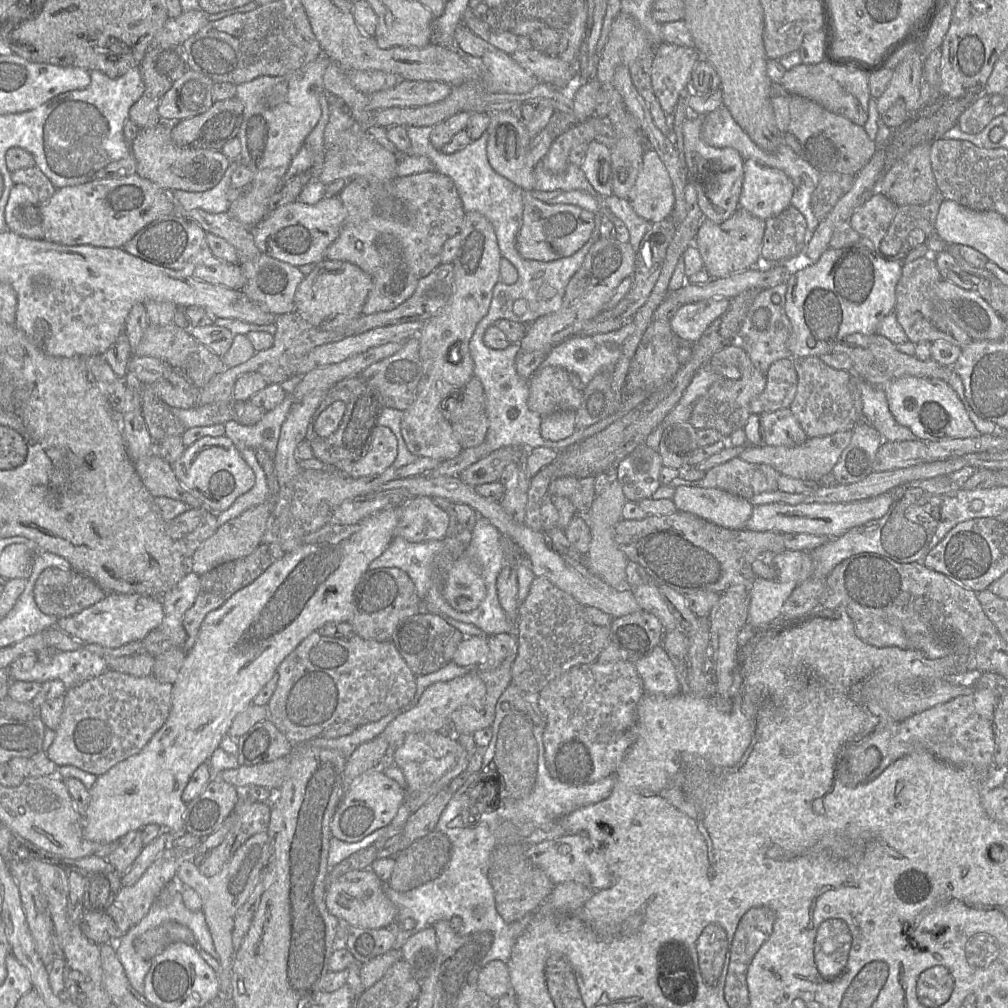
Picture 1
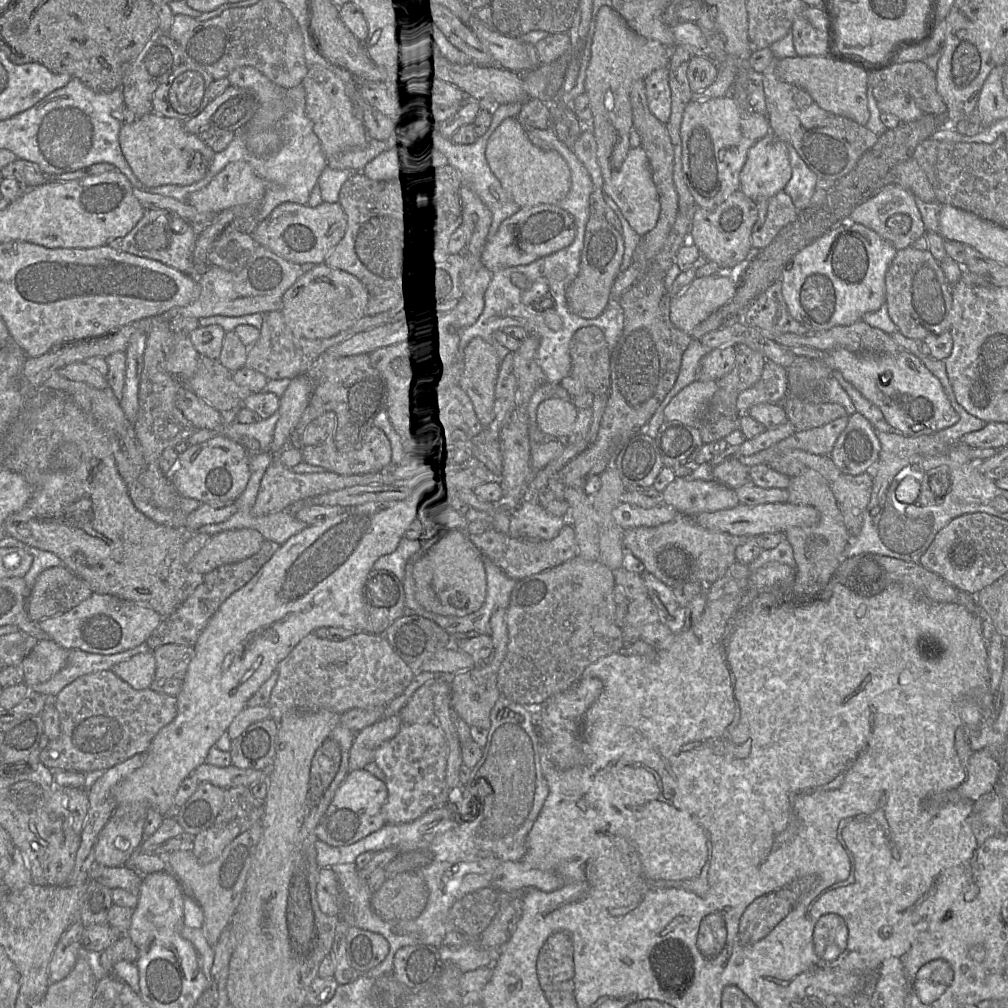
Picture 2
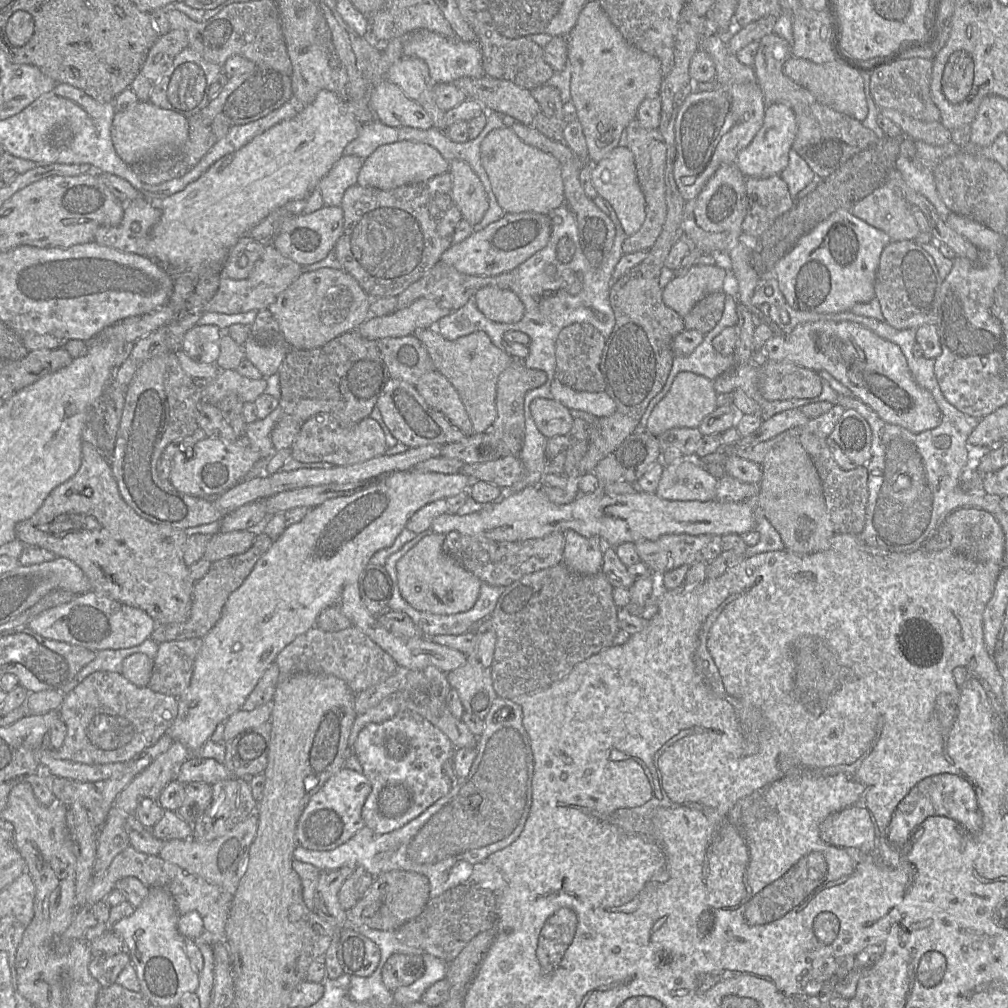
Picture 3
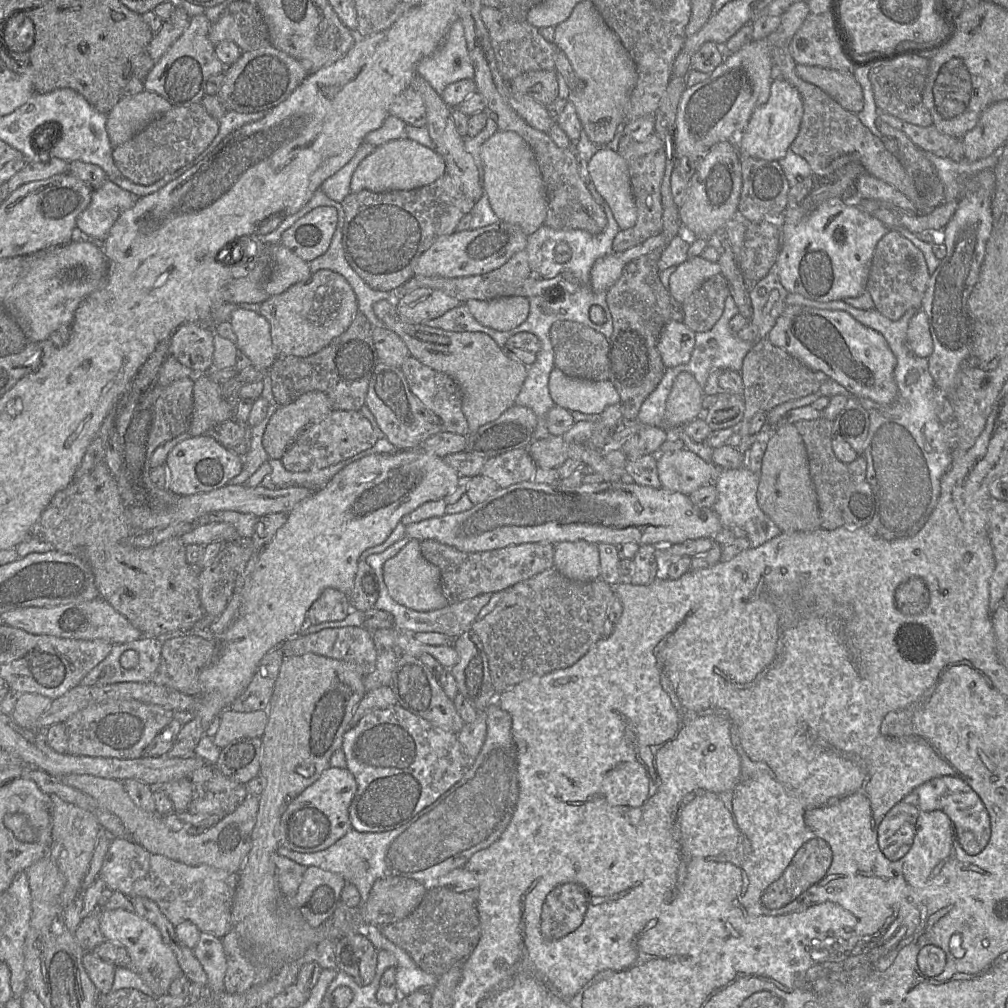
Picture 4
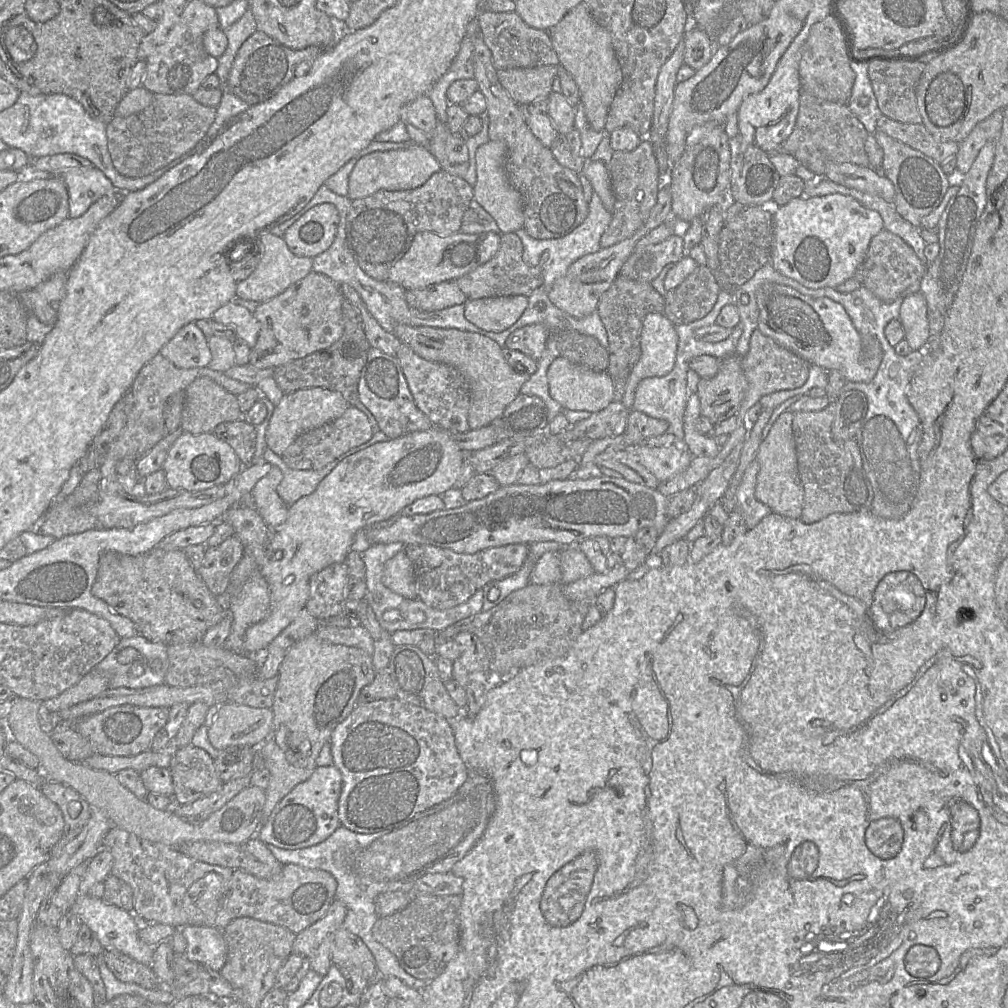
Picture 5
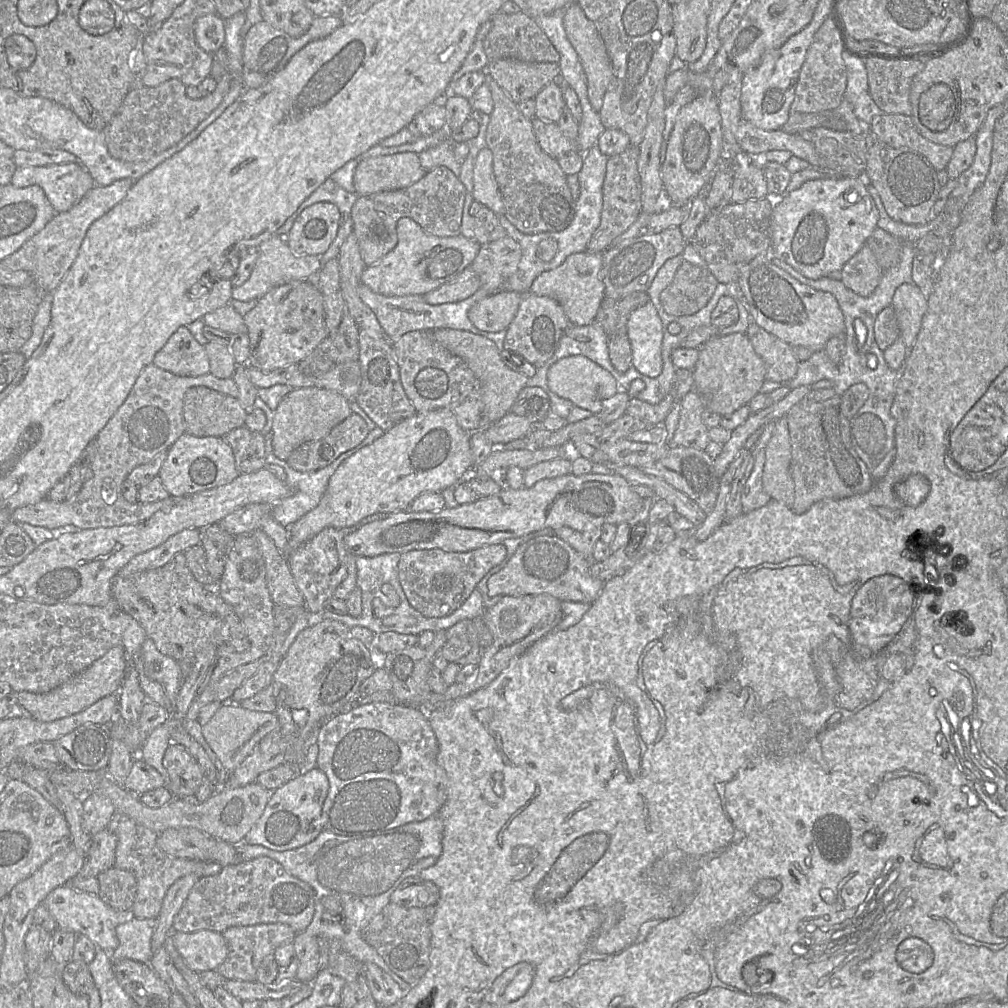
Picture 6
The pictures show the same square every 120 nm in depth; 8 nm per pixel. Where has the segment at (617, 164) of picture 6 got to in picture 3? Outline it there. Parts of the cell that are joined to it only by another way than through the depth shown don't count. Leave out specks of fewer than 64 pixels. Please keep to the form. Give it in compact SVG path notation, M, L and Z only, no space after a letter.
M634 118L625 128L627 134L627 148L633 153L637 179L644 194L646 203L646 217L643 225L632 236L628 236L622 244L624 254L632 254L638 251L648 251L655 244L662 232L667 214L665 199L665 168L667 147L665 140L657 129L645 129Z

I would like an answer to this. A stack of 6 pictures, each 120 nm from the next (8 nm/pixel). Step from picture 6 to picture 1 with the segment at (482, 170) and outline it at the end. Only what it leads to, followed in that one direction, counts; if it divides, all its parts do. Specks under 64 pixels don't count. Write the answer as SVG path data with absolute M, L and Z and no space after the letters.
M501 111L490 115L487 133L486 154L492 169L522 190L534 190L534 169L526 163L528 147L532 138L527 133L526 128L510 112Z

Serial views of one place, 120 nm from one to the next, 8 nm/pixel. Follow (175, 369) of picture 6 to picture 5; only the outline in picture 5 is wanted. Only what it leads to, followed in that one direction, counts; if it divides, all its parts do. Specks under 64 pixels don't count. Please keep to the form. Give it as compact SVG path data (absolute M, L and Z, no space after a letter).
M195 323L183 326L159 354L183 369L208 367L212 359L208 339Z

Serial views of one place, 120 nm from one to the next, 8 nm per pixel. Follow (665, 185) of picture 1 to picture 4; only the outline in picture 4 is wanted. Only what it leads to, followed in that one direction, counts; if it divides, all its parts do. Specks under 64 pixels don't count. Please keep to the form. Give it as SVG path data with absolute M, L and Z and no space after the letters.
M600 147L588 162L587 169L620 230L632 228L637 221L637 208L625 159L616 151Z

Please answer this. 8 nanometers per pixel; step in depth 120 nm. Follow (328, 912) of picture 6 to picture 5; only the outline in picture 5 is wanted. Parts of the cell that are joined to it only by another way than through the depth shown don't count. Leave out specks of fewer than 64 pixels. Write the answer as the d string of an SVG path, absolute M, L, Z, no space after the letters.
M468 773L465 783L449 799L395 824L393 828L374 834L360 834L340 826L325 841L312 847L299 850L286 850L271 845L268 847L282 865L294 864L330 873L337 882L335 900L341 901L347 908L343 926L363 940L375 959L380 977L396 977L408 987L423 992L432 980L419 980L409 975L400 966L397 958L374 939L372 928L379 918L376 913L376 898L386 892L409 893L420 878L430 874L450 872L482 838L494 809L495 795L492 781L488 777Z

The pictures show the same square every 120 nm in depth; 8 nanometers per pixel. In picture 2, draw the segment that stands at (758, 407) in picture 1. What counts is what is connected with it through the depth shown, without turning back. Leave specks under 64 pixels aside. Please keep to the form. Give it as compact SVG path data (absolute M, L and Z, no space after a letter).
M766 361L759 381L739 394L737 409L741 414L748 414L749 409L756 404L782 404L788 394L787 369Z

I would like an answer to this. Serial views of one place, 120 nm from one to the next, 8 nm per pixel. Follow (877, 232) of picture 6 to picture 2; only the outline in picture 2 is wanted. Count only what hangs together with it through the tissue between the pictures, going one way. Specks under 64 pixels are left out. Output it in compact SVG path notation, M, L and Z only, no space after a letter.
M912 246L898 250L885 275L886 302L891 320L903 336L923 341L927 336L949 332L952 323L952 285L948 283L939 262L929 250L917 250Z

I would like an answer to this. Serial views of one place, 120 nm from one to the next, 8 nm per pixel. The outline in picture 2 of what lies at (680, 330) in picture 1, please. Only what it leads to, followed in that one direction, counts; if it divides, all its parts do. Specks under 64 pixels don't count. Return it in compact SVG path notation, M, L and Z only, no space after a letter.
M728 272L696 277L686 290L671 298L672 324L691 335L699 323L734 298L738 283L739 276L735 279Z

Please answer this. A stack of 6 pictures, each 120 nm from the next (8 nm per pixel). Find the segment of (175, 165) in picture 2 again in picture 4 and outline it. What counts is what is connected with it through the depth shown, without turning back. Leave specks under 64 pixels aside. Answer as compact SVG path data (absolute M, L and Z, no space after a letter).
M143 90L134 96L121 98L110 113L107 114L107 133L111 145L114 148L124 144L144 129L151 121L169 111L172 107L165 98L147 90Z

